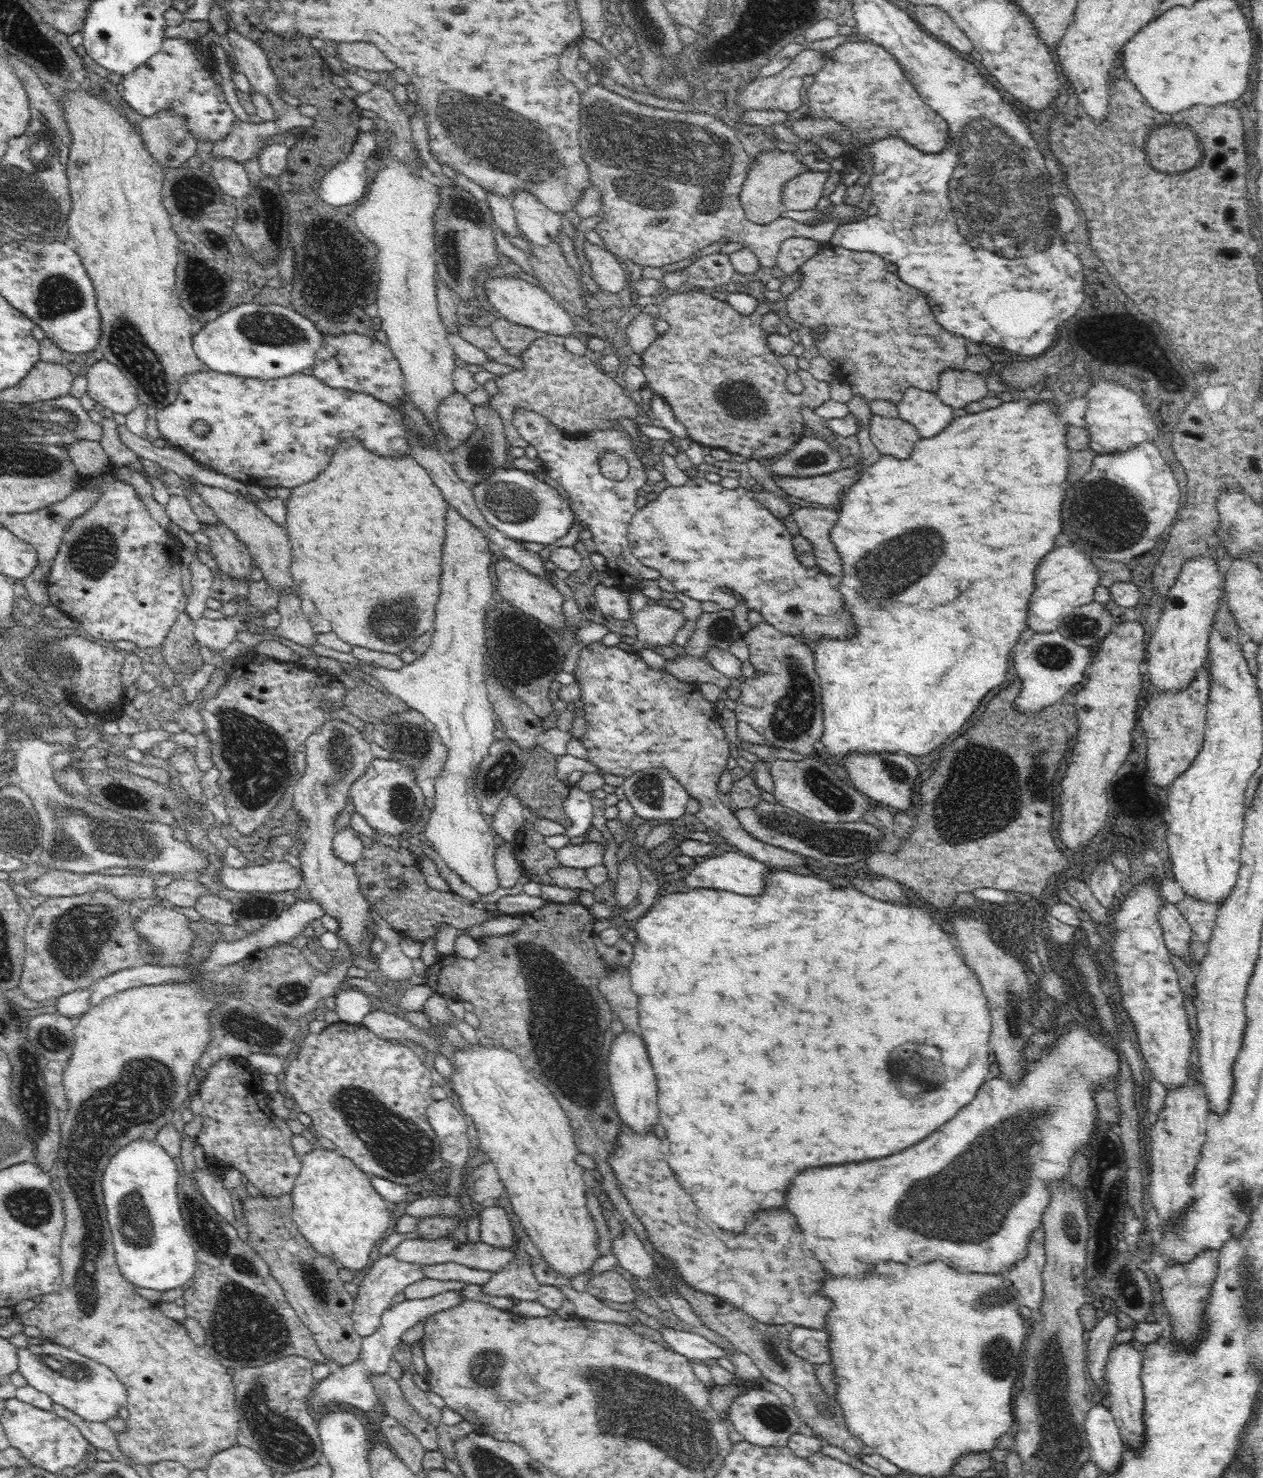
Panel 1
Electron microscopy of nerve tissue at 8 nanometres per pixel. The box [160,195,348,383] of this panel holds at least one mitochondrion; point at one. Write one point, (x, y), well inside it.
(263, 326)

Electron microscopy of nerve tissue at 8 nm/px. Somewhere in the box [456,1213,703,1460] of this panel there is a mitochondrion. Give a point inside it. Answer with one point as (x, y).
(487, 1367)

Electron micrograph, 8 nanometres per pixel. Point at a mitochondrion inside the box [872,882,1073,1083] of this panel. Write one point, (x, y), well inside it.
(1017, 988)

